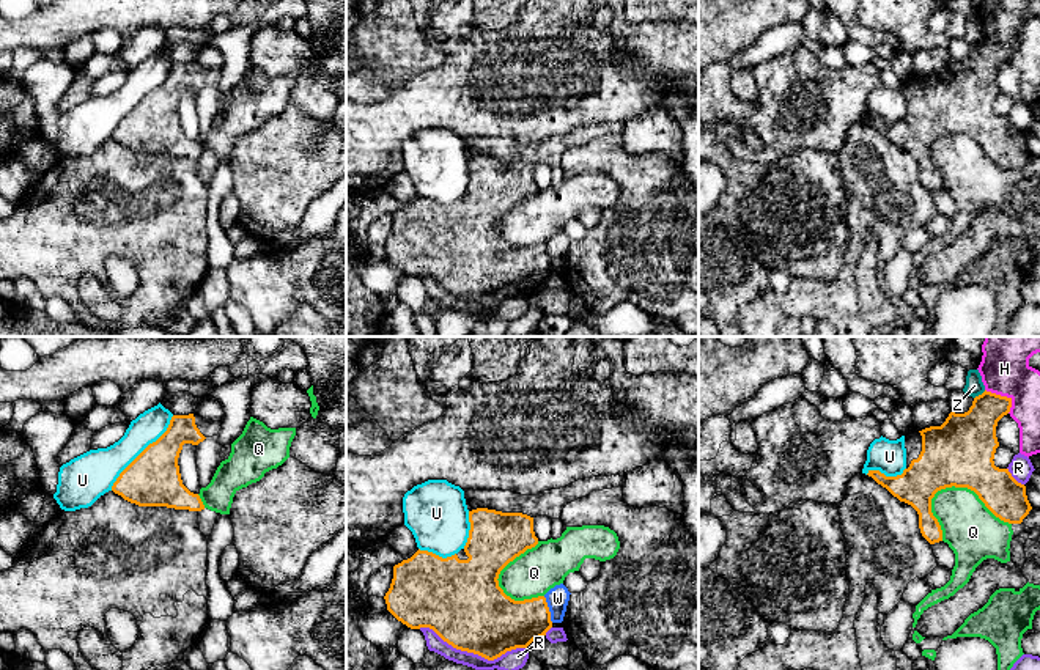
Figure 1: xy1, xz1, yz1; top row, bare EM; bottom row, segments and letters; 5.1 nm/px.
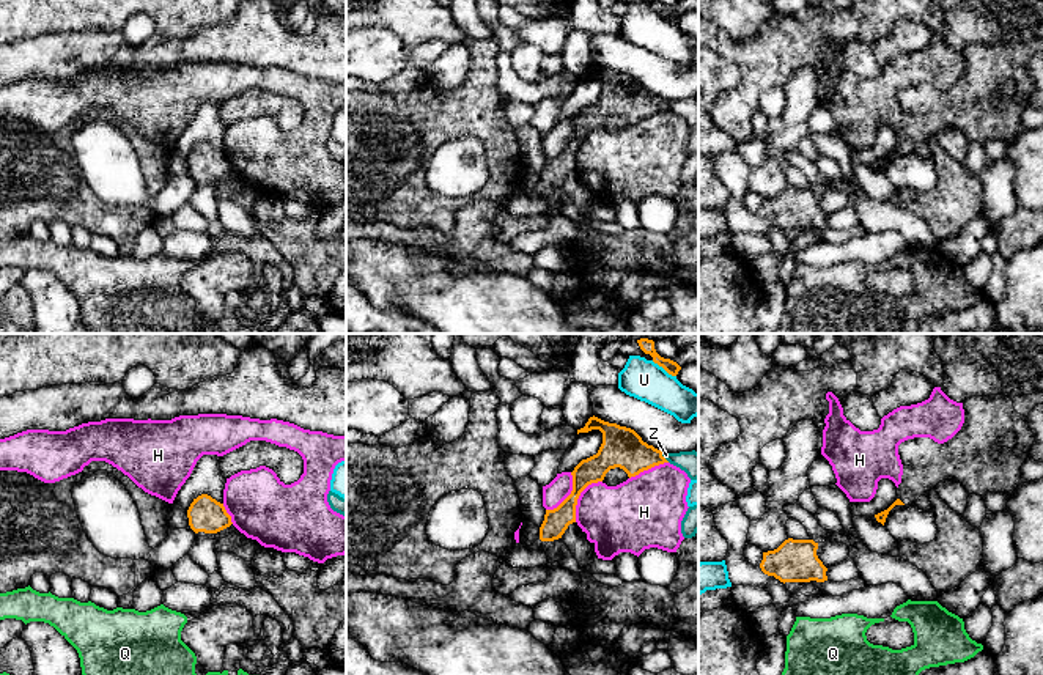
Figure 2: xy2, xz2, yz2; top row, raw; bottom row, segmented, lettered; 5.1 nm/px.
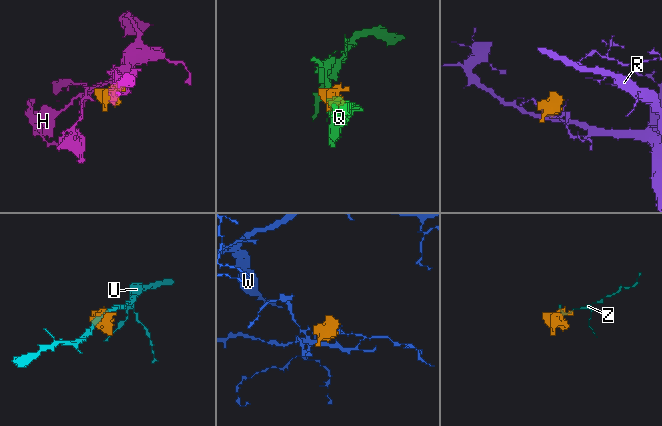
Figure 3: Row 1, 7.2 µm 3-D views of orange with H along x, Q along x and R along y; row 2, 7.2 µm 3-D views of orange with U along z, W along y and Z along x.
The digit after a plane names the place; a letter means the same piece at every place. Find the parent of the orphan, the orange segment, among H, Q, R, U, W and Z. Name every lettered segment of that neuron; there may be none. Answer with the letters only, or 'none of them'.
none of them

